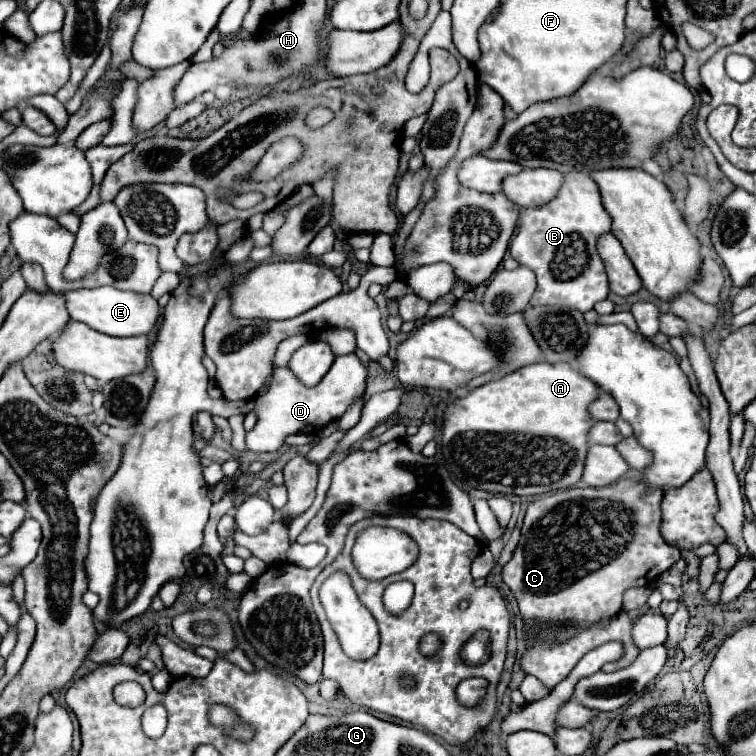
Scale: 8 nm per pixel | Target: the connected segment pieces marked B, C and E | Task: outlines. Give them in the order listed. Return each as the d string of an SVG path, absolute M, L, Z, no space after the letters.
M564 174L564 186L552 202L540 208L520 208L518 226L510 242L510 256L536 274L538 288L532 294L532 306L572 306L584 314L592 310L596 302L608 296L608 276L596 252L596 238L604 232L610 232L610 224L612 220L602 208L598 186L588 174Z
M630 478L604 488L566 488L532 502L524 516L520 542L502 570L504 584L518 600L520 616L528 628L558 622L598 624L622 610L622 594L628 588L652 586L654 580L680 560L680 550L662 540L660 550L660 500L662 492L650 492L642 498L644 484Z
M100 286L100 288L82 288L66 292L66 308L70 312L72 320L84 322L96 332L108 334L108 336L140 336L148 334L158 318L158 302L150 294L136 294L136 292L124 292L112 286Z

